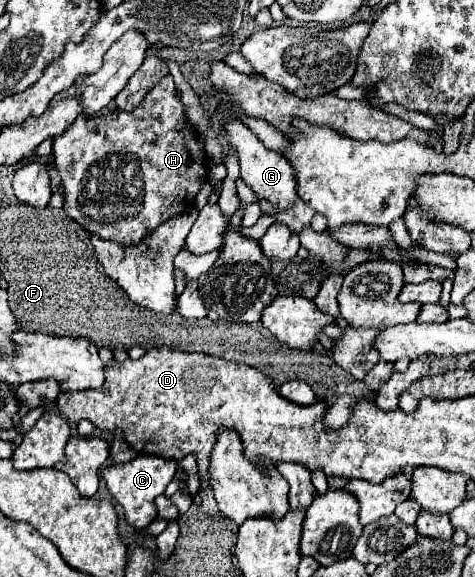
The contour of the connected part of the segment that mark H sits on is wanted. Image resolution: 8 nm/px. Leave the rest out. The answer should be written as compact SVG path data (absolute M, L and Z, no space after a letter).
M171 74L153 86L143 102L131 112L117 110L97 114L97 118L80 115L59 138L53 140L53 156L65 186L63 210L67 216L105 240L125 244L137 244L147 232L185 212L209 172L205 144L185 118L183 102L175 96Z

